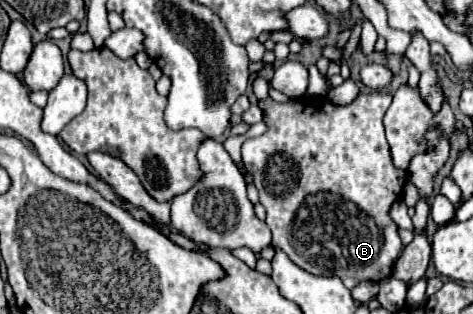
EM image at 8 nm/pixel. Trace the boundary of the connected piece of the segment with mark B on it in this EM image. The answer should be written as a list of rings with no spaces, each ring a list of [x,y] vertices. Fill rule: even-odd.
[[[360,93],[350,105],[344,105],[344,107],[332,105],[326,97],[302,97],[302,99],[296,99],[294,103],[276,103],[276,101],[272,101],[268,97],[266,101],[258,103],[260,109],[264,111],[264,121],[268,125],[268,131],[264,135],[260,135],[260,137],[246,139],[244,145],[242,145],[242,161],[244,161],[246,169],[248,169],[248,173],[252,175],[254,185],[256,185],[258,195],[260,195],[260,203],[266,209],[266,225],[272,231],[272,245],[280,247],[304,271],[308,271],[312,275],[340,277],[342,283],[348,289],[354,289],[362,281],[382,281],[384,277],[390,277],[394,261],[396,261],[396,257],[400,255],[400,251],[404,247],[402,241],[400,241],[400,235],[398,235],[398,227],[394,225],[394,221],[388,215],[390,205],[400,197],[402,187],[406,183],[406,171],[396,169],[392,165],[390,147],[388,147],[388,141],[384,137],[382,117],[384,117],[386,109],[390,107],[390,101],[392,101],[392,97],[388,93]]]

